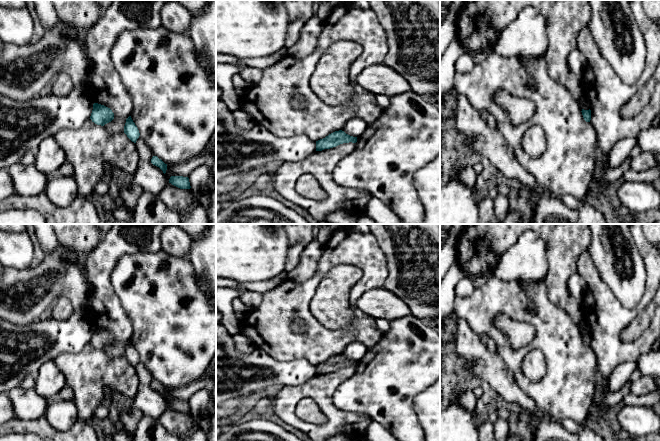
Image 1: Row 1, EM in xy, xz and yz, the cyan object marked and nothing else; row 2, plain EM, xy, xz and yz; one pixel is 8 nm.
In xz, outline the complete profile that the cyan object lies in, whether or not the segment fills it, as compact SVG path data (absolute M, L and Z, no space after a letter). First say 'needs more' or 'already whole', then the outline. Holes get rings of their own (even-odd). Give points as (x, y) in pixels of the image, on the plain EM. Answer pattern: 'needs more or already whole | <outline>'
already whole | M335 355L323 363L316 365L316 375L322 375L324 373L330 373L343 367L356 367L357 361L350 360L344 355Z

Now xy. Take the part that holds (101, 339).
already whole | M94 327L90 343L95 348L104 350L114 343L114 337L110 332L98 327Z

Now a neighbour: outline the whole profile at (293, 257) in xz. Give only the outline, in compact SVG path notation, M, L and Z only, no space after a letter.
M296 244L290 247L287 254L287 262L285 265L286 273L296 268L300 261L300 256L305 248L306 244Z

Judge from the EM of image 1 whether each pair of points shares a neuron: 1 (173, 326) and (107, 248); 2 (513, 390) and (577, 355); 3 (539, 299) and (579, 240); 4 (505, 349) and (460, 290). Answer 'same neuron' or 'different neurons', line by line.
1: different neurons
2: different neurons
3: different neurons
4: different neurons

